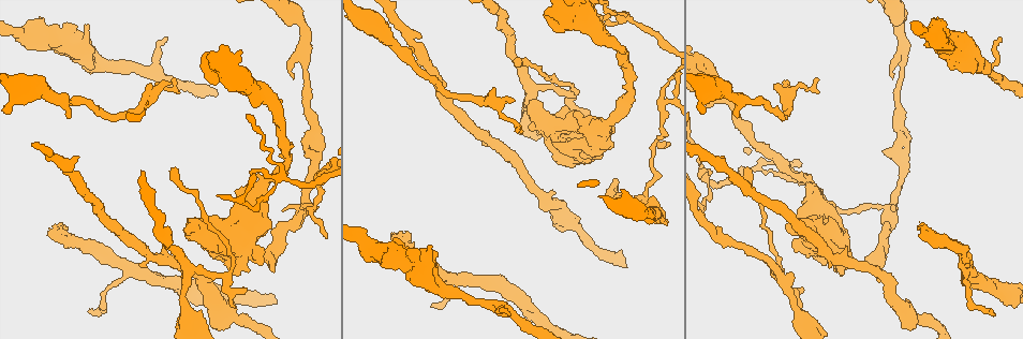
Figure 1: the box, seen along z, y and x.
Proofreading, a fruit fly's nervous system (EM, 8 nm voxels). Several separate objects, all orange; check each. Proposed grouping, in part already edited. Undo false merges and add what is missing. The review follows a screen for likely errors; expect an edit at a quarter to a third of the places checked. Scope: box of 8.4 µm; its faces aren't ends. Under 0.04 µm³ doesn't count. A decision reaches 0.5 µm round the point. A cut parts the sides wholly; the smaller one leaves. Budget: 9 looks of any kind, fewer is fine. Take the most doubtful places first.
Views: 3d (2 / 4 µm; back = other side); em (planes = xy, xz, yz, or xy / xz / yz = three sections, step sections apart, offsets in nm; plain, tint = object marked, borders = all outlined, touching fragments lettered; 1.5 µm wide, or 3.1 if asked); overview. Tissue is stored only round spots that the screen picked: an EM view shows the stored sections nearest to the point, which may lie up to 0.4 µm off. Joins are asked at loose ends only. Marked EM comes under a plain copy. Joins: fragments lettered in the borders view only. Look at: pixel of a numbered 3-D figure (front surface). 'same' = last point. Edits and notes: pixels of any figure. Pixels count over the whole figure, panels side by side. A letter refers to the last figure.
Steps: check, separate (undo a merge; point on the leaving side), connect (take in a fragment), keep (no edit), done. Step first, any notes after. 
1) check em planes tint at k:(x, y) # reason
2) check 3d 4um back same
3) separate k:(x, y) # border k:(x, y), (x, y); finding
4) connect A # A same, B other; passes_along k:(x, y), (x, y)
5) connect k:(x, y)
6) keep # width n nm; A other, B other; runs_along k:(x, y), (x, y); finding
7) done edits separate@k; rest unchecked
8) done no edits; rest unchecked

check em xz step 8 borders at 1:(410, 234) # free end

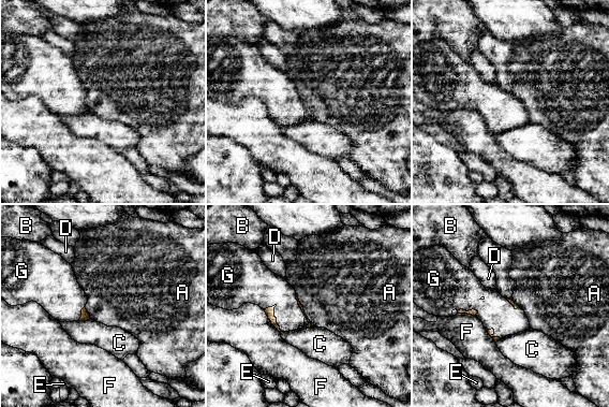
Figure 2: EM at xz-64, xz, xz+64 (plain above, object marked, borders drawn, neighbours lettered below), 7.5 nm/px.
check em planes borders same

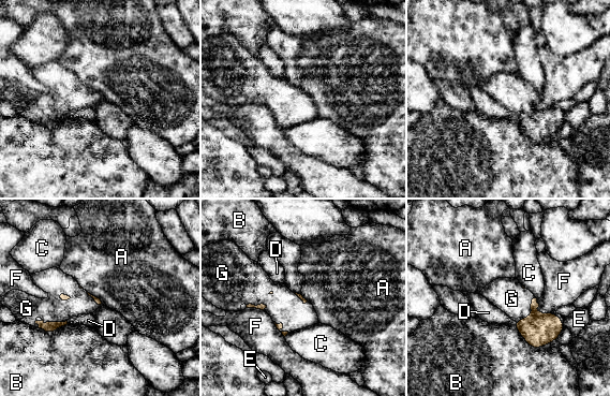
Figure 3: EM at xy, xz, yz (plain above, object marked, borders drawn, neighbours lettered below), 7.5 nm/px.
connect G # A other, B other, C other, D other, E other, F other, G same; the neuron continues

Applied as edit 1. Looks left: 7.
check overview

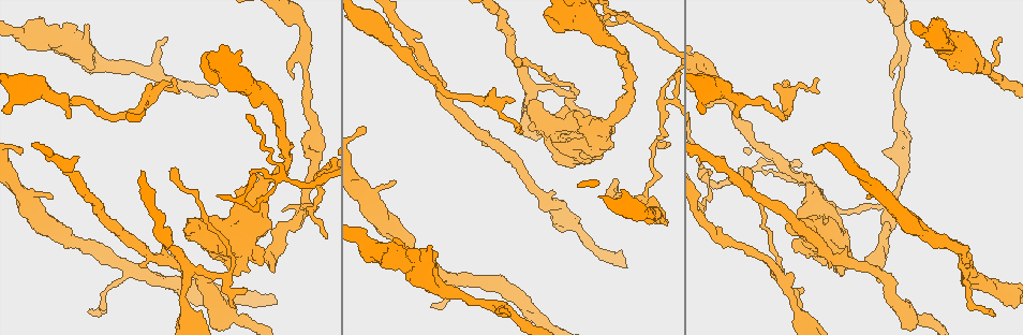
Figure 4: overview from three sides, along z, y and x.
check em planes tint at 4:(508, 316) # free end

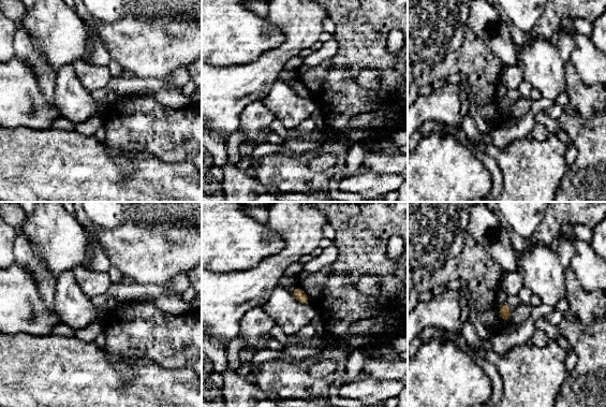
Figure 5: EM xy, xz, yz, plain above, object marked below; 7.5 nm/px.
check em planes borders same # what lies round it

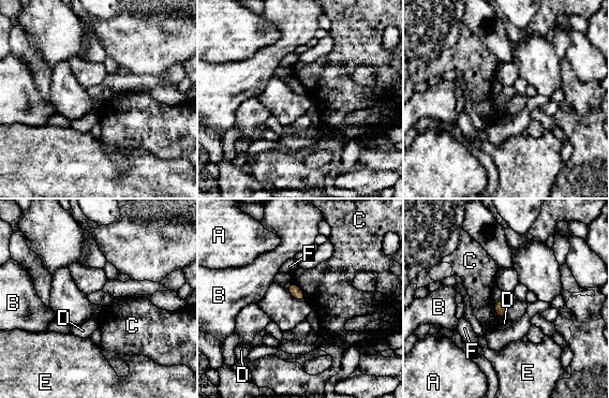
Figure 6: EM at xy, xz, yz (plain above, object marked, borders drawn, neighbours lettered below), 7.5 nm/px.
keep # A other, B other, C other, D other, E other, F other; border 6:(294, 281), (303, 293), (306, 299); no lettered fragment goes on from it

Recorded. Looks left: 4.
check 3d 4um at 4:(302, 203)

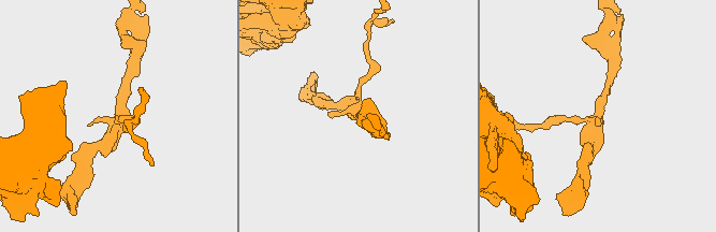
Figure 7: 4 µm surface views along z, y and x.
check em planes borders at 7:(599, 114)

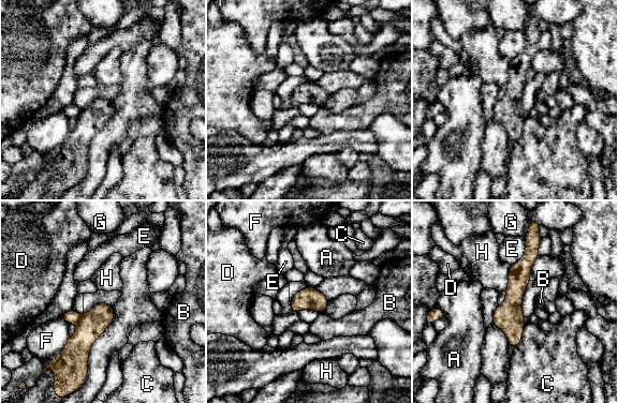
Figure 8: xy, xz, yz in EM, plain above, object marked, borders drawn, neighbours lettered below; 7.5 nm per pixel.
separate 8:(71, 316) # longest_contact E 240 nm; A other, B other, C other, D other, E other, F other, G other, H other; border 8:(83, 315), (76, 323); two neurons meet here

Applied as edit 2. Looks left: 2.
done edits connect@3, separate@8; rest unchecked

